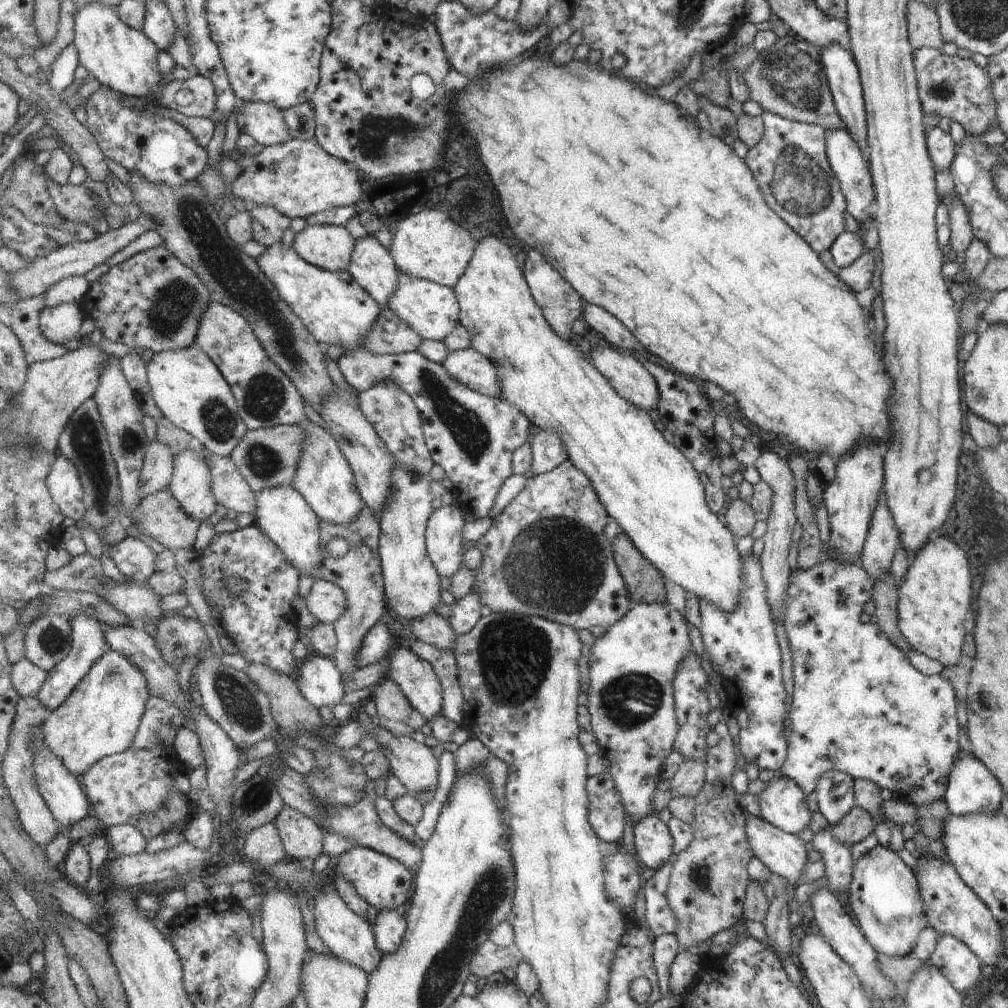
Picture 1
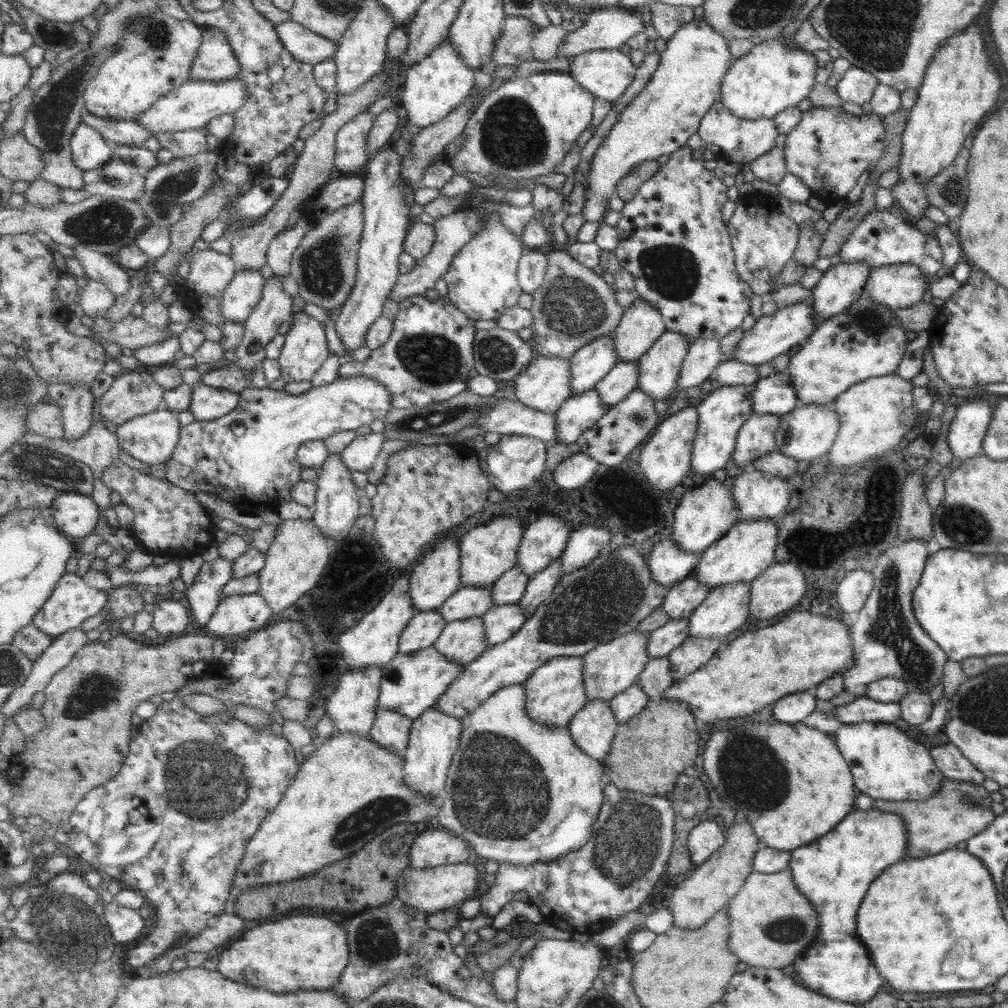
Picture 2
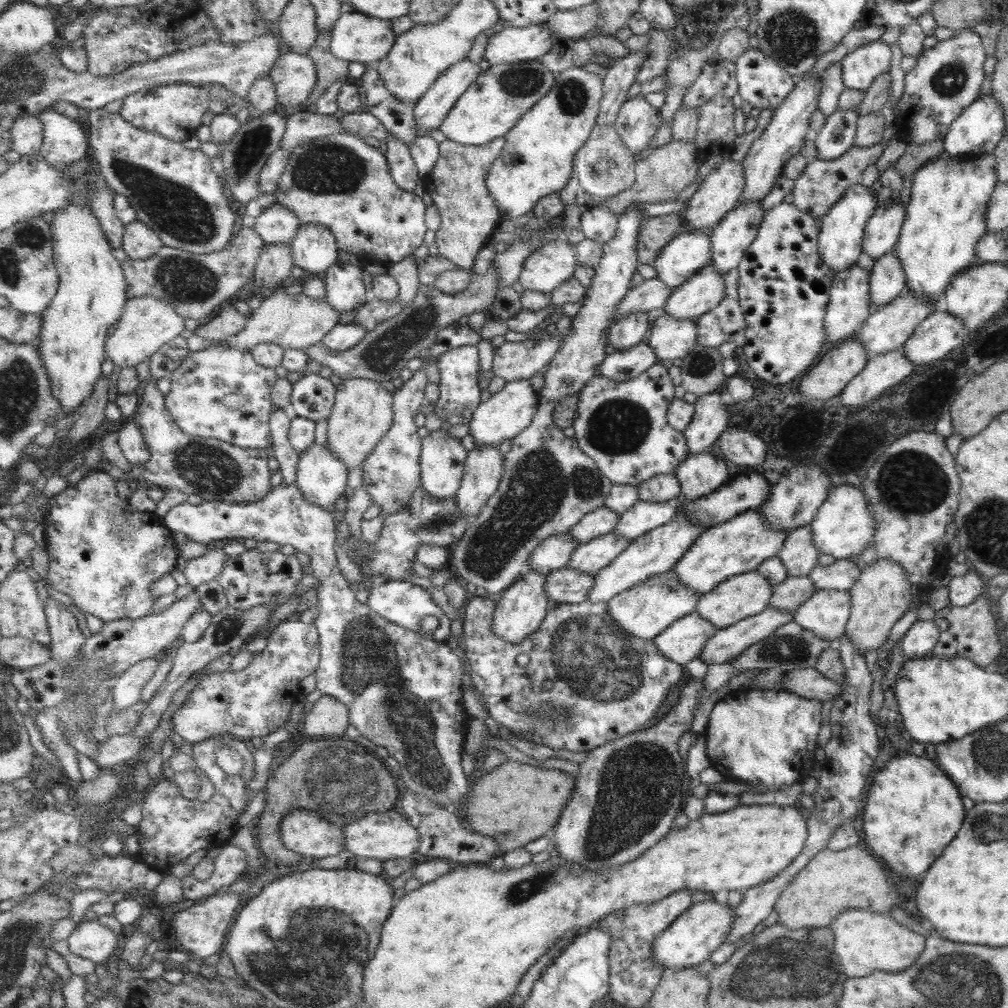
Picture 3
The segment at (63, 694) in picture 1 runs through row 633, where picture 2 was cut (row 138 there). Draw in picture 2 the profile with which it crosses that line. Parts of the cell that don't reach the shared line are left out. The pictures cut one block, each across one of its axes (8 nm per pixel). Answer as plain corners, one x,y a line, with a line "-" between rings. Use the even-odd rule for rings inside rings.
82,122
72,138
72,154
81,170
97,170
113,158
115,150
95,128

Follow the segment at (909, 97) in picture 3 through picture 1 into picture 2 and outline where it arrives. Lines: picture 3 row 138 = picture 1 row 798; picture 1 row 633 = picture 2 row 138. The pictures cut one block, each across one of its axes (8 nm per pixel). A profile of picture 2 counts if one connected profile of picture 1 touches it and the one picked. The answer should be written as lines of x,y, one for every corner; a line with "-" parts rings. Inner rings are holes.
811,107
800,113
797,124
785,135
782,150
787,173
797,176
803,182
803,186
808,188
811,197
828,205
845,198
855,185
859,175
864,170
873,169
877,159
883,155
883,124
881,117
874,113
855,116
837,107

